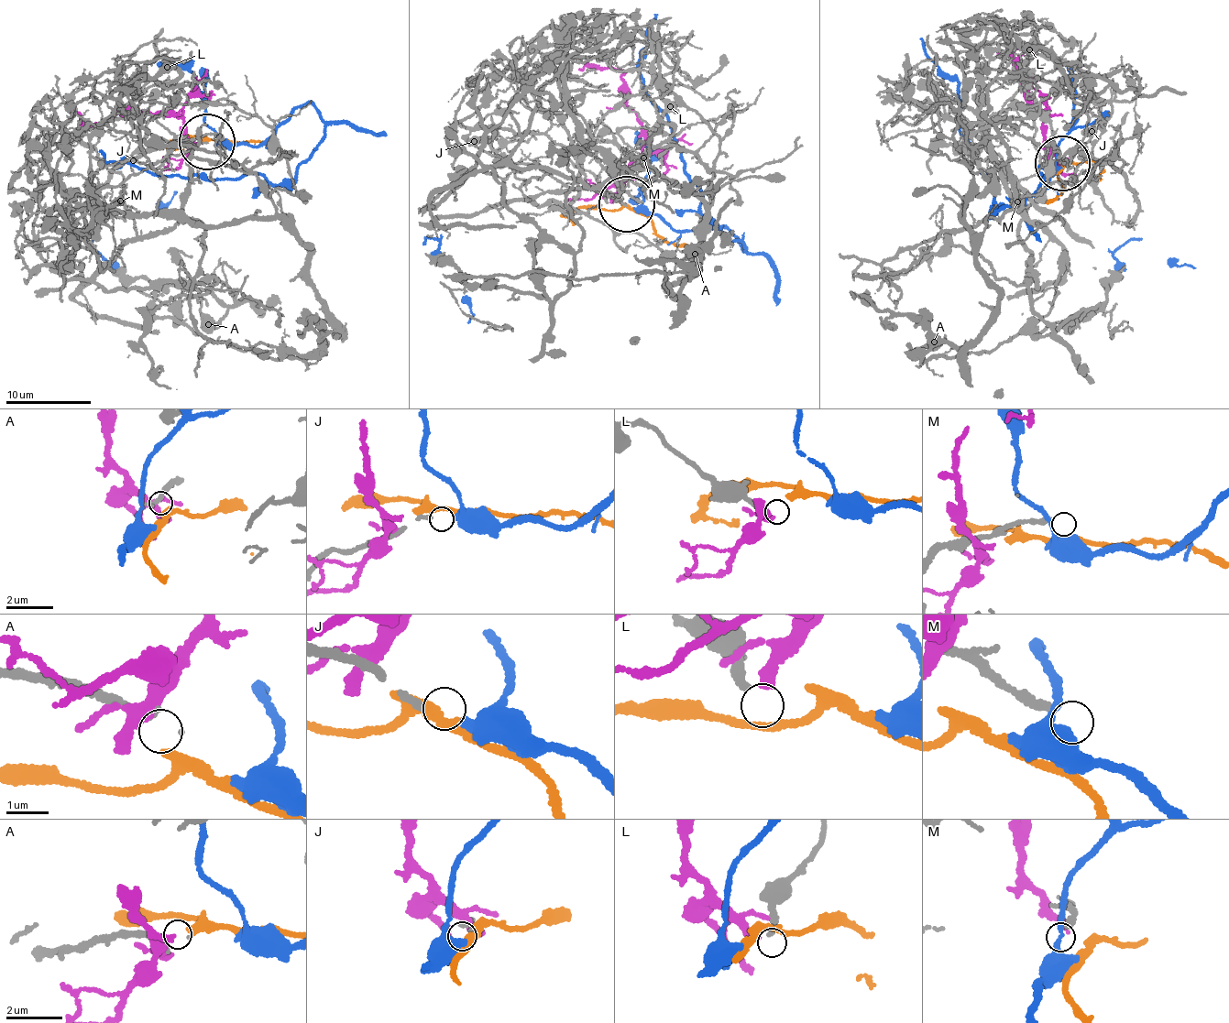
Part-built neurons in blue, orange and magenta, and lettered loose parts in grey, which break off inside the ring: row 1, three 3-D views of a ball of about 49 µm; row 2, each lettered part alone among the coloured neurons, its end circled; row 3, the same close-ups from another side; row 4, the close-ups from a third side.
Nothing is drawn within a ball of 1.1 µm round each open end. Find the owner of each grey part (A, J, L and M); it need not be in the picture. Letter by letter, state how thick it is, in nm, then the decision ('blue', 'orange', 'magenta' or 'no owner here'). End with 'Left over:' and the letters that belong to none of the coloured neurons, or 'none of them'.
A: calibre 220 nm; orange
J: calibre 130 nm; blue
L: calibre 190 nm; no owner here
M: calibre 200 nm; no owner here
Left over: L, M

